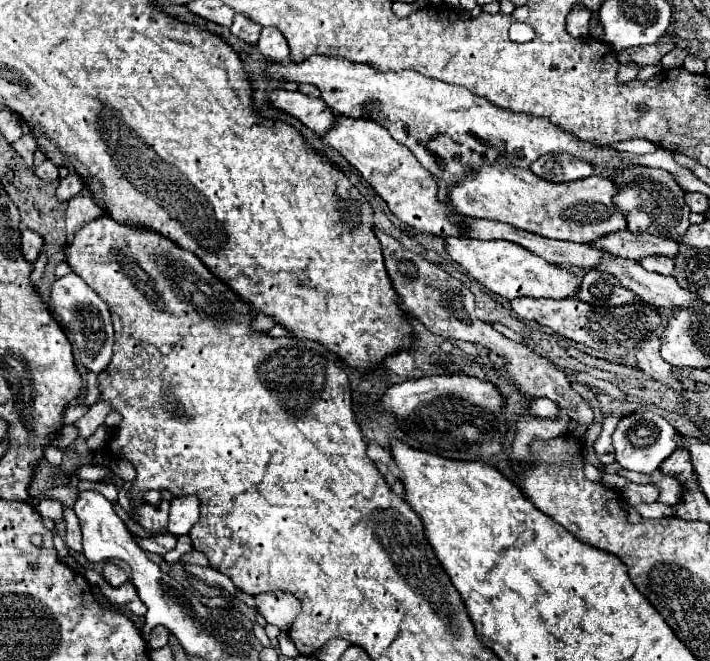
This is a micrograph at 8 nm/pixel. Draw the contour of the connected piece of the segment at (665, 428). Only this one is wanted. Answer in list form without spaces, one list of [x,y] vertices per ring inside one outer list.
[[[655,413],[625,415],[613,433],[613,447],[615,447],[617,463],[629,471],[653,473],[675,451],[677,447],[675,435],[677,435],[675,427],[661,415],[655,415]]]

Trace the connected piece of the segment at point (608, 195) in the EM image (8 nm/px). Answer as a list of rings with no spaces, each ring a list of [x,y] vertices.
[[[479,167],[477,171],[473,171],[467,179],[463,179],[457,185],[449,187],[449,197],[451,197],[451,205],[467,217],[475,217],[475,219],[491,219],[491,221],[501,221],[501,223],[509,223],[513,227],[543,235],[547,239],[563,239],[563,241],[577,241],[577,243],[595,243],[597,239],[609,235],[609,233],[617,233],[617,231],[625,231],[627,229],[627,221],[625,215],[621,213],[621,209],[613,203],[613,197],[617,195],[619,187],[613,183],[613,179],[609,177],[601,177],[601,175],[591,175],[589,179],[579,179],[573,183],[549,183],[545,179],[535,177],[529,169],[521,171],[517,167]]]

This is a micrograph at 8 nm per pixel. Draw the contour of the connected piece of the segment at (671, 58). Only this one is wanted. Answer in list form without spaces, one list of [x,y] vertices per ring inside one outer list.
[[[675,47],[661,60],[664,69],[672,69],[682,66],[687,52],[685,49]]]

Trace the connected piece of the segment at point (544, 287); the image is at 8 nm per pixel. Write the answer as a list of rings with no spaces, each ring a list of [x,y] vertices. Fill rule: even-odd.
[[[469,237],[445,239],[447,253],[453,261],[463,265],[479,283],[497,293],[499,297],[513,301],[517,297],[547,297],[547,299],[569,299],[579,289],[575,273],[541,259],[539,255],[509,241],[481,241]]]

